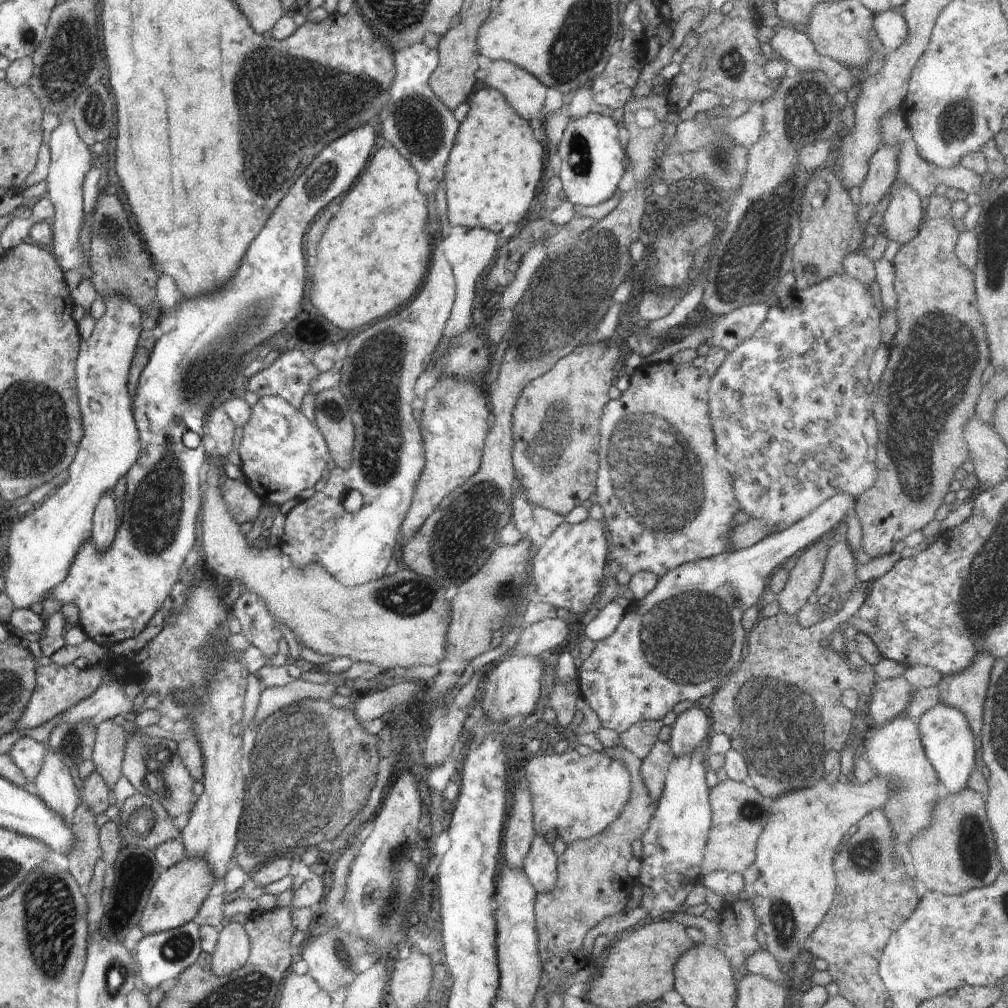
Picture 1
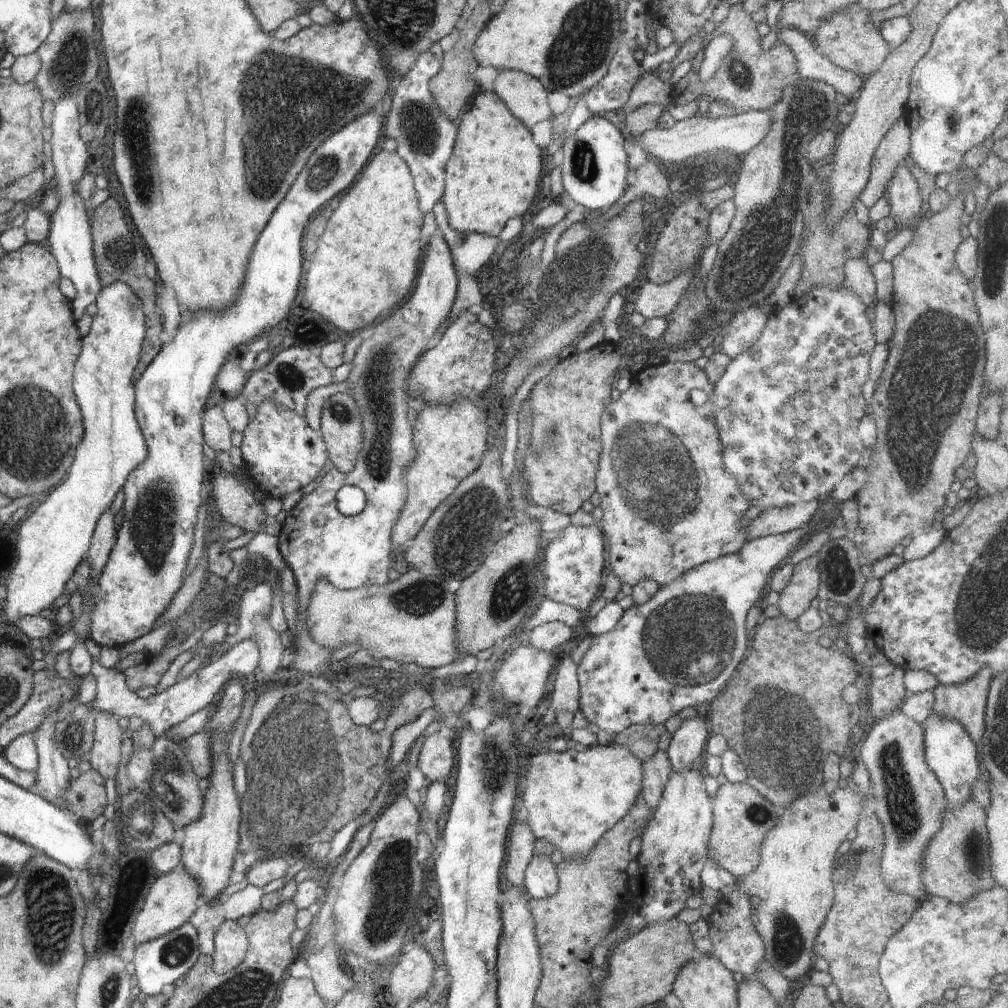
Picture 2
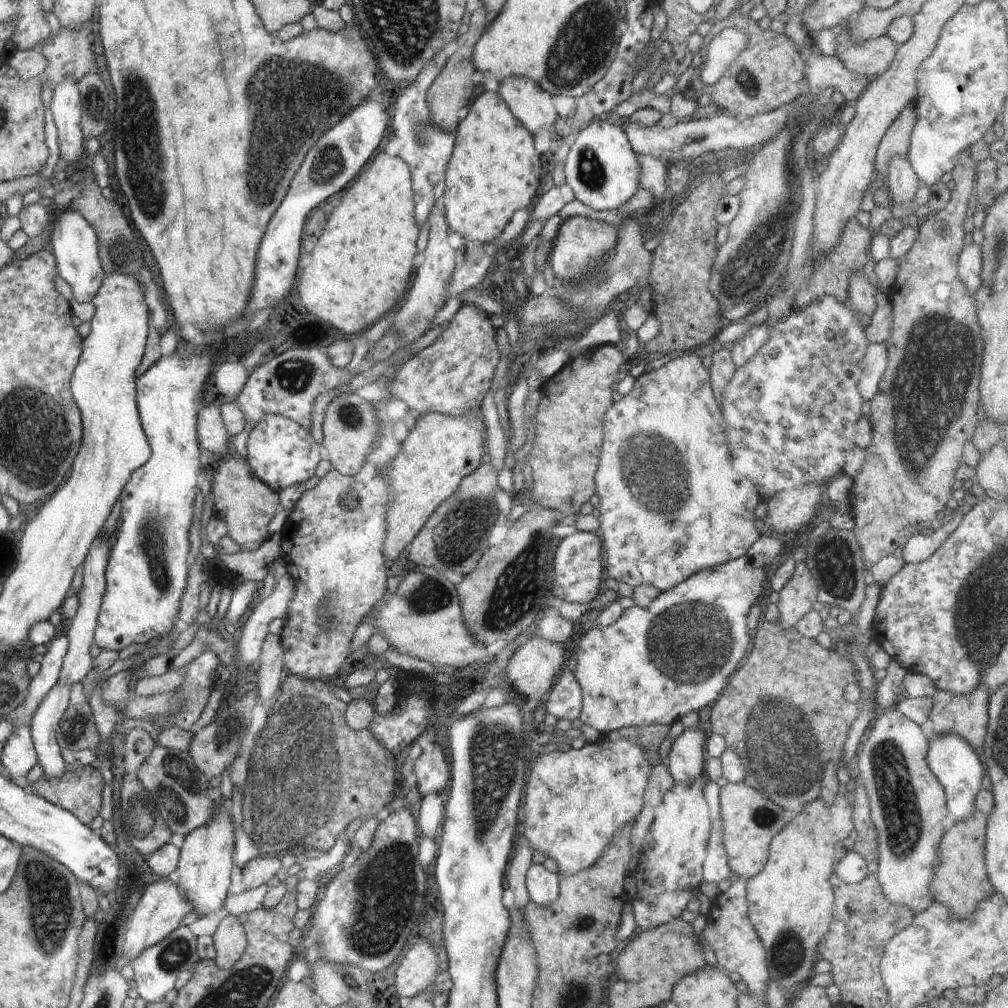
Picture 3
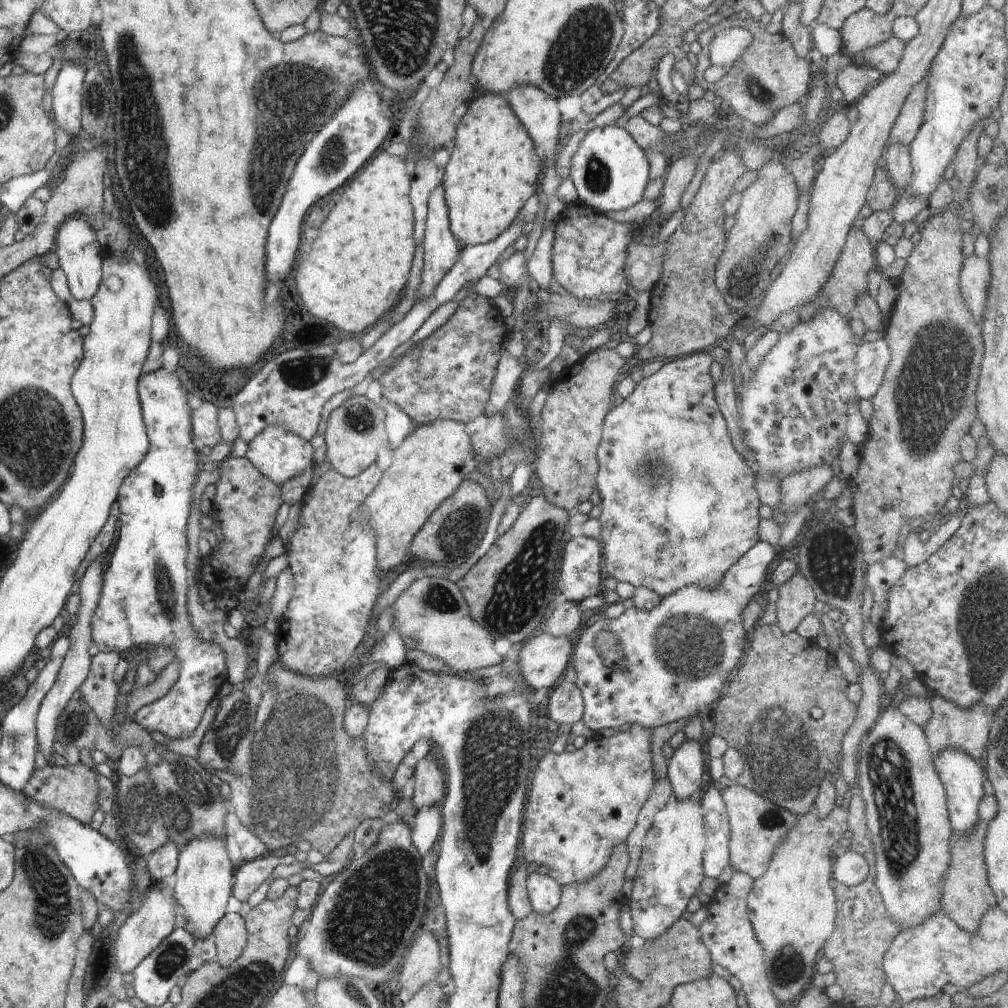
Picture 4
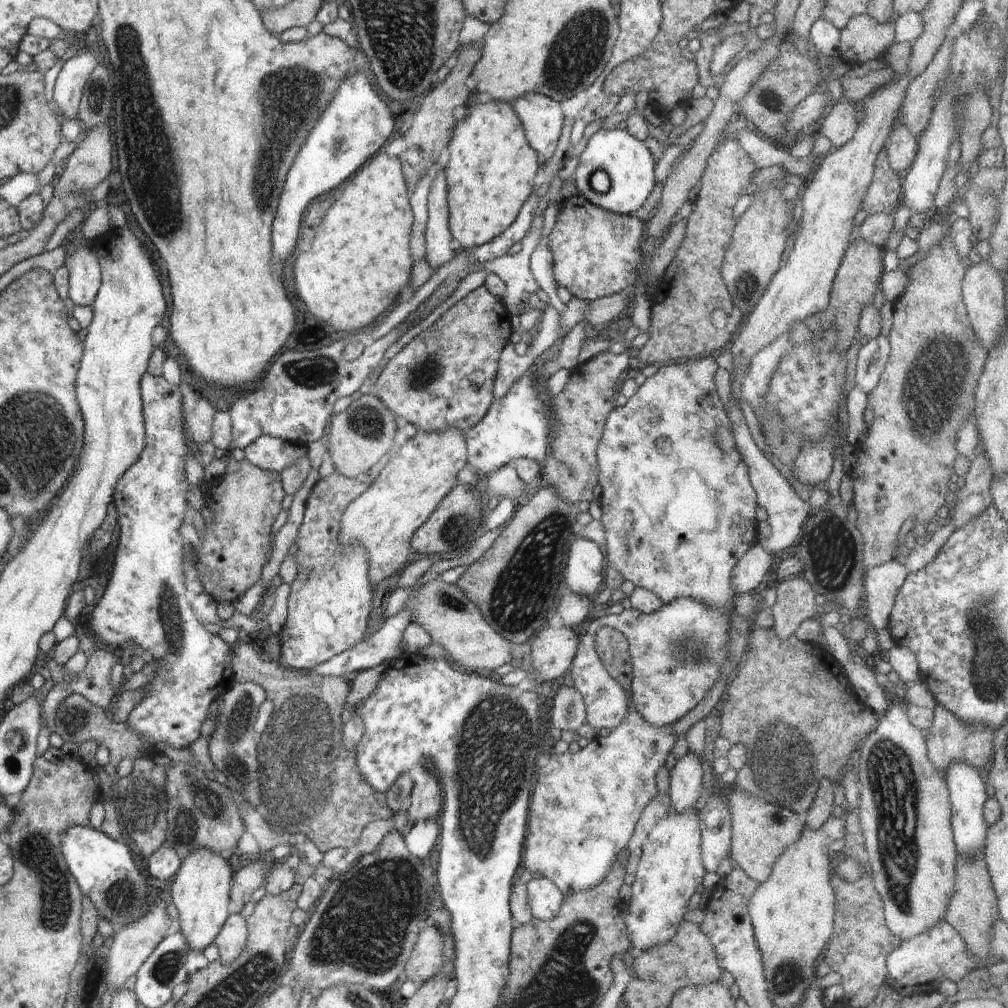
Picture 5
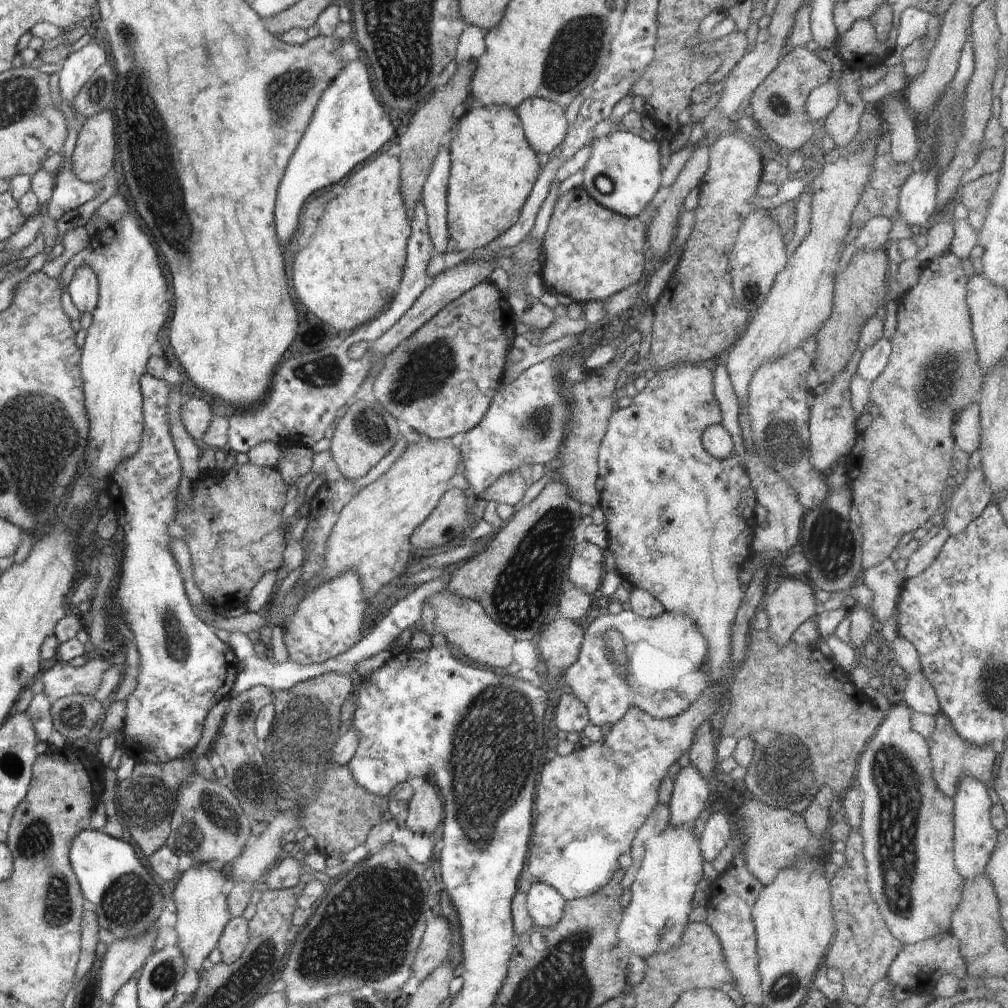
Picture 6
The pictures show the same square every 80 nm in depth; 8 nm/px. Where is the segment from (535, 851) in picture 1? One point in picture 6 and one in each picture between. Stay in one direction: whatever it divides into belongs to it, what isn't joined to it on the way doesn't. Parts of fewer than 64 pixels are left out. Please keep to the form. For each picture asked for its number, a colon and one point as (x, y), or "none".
2: (541, 880)
3: (543, 886)
4: (544, 892)
5: (544, 898)
6: (545, 904)

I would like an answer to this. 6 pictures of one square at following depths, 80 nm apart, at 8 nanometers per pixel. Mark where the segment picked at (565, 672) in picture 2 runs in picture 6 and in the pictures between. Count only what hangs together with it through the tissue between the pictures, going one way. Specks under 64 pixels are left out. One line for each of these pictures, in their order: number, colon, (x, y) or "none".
3: (565, 701)
4: (565, 704)
5: (569, 712)
6: (571, 715)

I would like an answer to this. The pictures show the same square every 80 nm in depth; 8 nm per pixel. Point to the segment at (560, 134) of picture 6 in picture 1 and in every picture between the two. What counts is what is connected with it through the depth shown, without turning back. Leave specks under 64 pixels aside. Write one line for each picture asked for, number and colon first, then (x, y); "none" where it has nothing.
1: (526, 95)
2: (526, 99)
3: (533, 107)
4: (538, 112)
5: (541, 116)

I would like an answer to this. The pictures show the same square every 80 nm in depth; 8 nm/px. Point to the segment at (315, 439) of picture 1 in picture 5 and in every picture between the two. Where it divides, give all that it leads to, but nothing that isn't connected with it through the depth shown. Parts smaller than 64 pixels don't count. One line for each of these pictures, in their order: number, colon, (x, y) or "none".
2: (282, 454)
3: (281, 453)
4: (279, 454)
5: (275, 454)

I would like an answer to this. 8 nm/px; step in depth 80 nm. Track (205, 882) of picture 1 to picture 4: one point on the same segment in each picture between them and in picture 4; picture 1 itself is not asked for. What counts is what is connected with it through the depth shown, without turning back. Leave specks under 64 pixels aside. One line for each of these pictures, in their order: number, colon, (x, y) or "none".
2: (172, 900)
3: (160, 911)
4: (144, 930)

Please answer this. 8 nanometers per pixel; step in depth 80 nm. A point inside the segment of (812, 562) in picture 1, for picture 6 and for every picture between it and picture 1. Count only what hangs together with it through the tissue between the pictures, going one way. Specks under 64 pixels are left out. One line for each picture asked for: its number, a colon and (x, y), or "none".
2: (795, 599)
3: (797, 598)
4: (796, 601)
5: (795, 603)
6: (793, 602)

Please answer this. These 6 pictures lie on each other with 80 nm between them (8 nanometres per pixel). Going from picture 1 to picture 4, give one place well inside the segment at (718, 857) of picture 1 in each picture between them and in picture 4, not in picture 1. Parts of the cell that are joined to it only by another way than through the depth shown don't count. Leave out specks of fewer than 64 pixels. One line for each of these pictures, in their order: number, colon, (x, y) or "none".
2: (742, 817)
3: (750, 820)
4: (757, 825)

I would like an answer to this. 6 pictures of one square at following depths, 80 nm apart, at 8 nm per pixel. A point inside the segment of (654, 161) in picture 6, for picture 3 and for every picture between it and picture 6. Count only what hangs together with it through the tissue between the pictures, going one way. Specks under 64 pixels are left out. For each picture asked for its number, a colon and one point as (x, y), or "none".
3: (602, 169)
4: (609, 150)
5: (630, 165)

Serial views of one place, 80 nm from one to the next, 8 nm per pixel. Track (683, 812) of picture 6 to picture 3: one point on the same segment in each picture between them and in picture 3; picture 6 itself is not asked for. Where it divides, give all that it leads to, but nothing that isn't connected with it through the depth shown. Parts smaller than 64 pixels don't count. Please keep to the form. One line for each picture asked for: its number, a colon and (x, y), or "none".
3: (686, 763)
4: (685, 769)
5: (685, 785)

